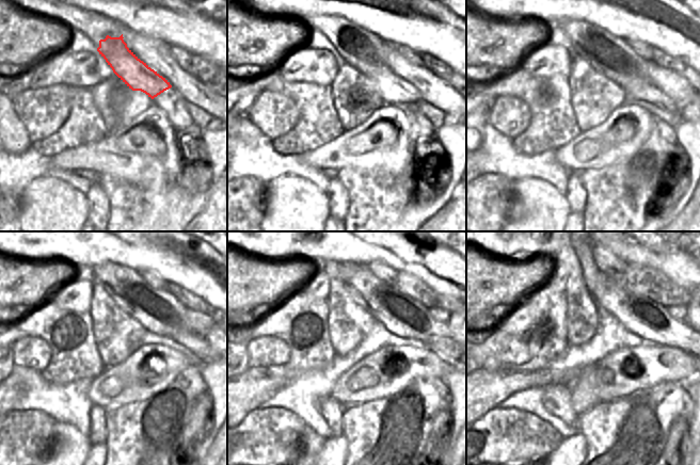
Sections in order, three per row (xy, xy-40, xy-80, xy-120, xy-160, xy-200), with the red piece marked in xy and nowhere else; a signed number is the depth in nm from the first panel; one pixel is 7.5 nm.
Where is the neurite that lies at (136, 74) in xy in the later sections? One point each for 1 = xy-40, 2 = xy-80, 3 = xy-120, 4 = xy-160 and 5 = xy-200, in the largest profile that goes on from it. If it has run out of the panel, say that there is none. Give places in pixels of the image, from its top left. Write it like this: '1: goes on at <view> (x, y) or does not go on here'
1: goes on at xy-40 (393, 89)
2: goes on at xy-80 (625, 68)
3: goes on at xy-120 (160, 313)
4: goes on at xy-160 (401, 315)
5: goes on at xy-200 (641, 316)

